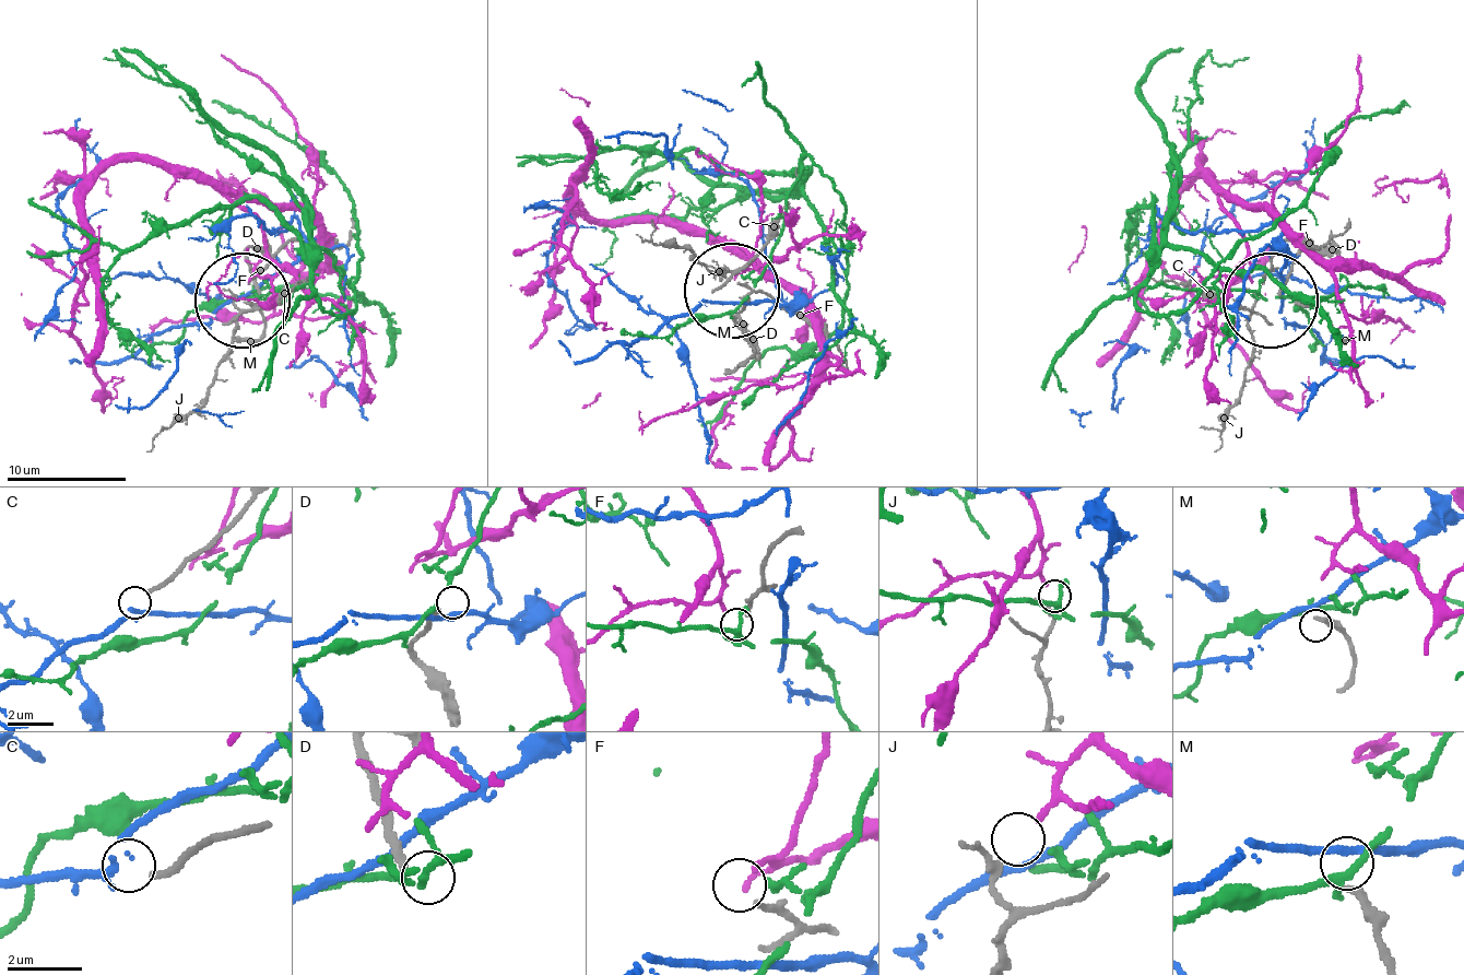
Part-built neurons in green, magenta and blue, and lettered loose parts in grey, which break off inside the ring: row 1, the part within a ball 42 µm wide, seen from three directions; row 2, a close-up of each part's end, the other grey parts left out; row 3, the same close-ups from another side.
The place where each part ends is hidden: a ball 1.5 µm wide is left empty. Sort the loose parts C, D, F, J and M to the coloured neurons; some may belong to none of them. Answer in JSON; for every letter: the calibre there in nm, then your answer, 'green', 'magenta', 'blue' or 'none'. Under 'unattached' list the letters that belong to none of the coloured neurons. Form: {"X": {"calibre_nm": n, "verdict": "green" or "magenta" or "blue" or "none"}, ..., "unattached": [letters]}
{"C": {"calibre_nm": 170, "verdict": "blue"}, "D": {"calibre_nm": 200, "verdict": "none"}, "F": {"calibre_nm": 180, "verdict": "none"}, "J": {"calibre_nm": 160, "verdict": "magenta"}, "M": {"calibre_nm": 280, "verdict": "none"}, "unattached": ["D", "F", "M"]}

